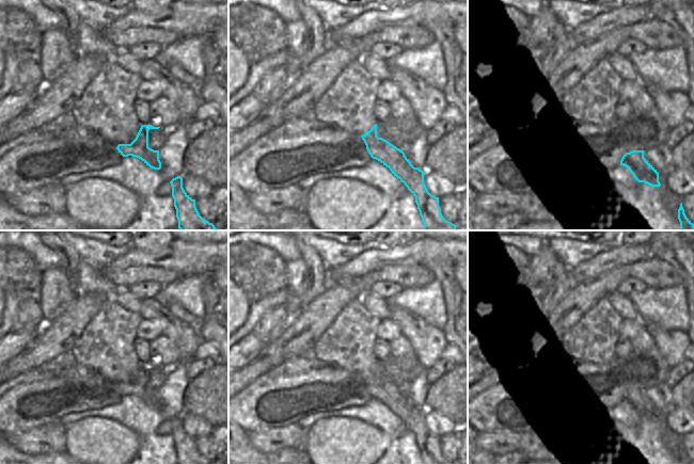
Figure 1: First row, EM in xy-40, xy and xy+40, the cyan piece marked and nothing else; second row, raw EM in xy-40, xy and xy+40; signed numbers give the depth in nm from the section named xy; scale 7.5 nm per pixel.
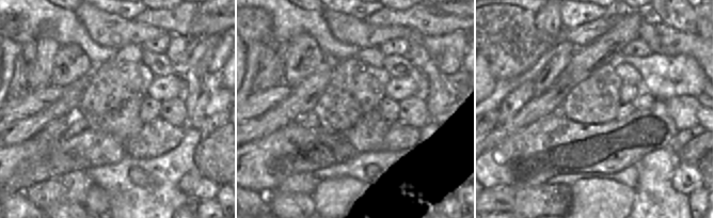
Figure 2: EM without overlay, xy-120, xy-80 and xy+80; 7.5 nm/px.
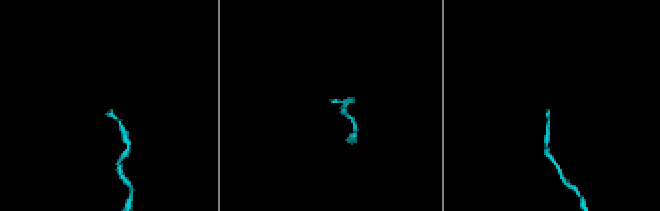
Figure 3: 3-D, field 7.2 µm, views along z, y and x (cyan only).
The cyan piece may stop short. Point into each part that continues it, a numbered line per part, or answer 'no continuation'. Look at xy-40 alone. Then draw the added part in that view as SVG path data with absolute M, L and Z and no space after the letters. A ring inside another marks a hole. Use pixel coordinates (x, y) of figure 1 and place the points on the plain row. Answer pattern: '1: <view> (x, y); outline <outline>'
1: xy-40 (106, 345); outline M107 298L70 349L76 364L96 370L111 383L130 383L142 365L133 350L141 320L140 313L132 313L113 298Z

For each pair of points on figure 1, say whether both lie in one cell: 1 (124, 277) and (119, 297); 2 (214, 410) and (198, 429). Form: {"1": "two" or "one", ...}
{"1": "two", "2": "two"}

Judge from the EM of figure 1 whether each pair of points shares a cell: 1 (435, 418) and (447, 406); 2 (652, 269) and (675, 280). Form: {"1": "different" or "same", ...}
{"1": "different", "2": "same"}

